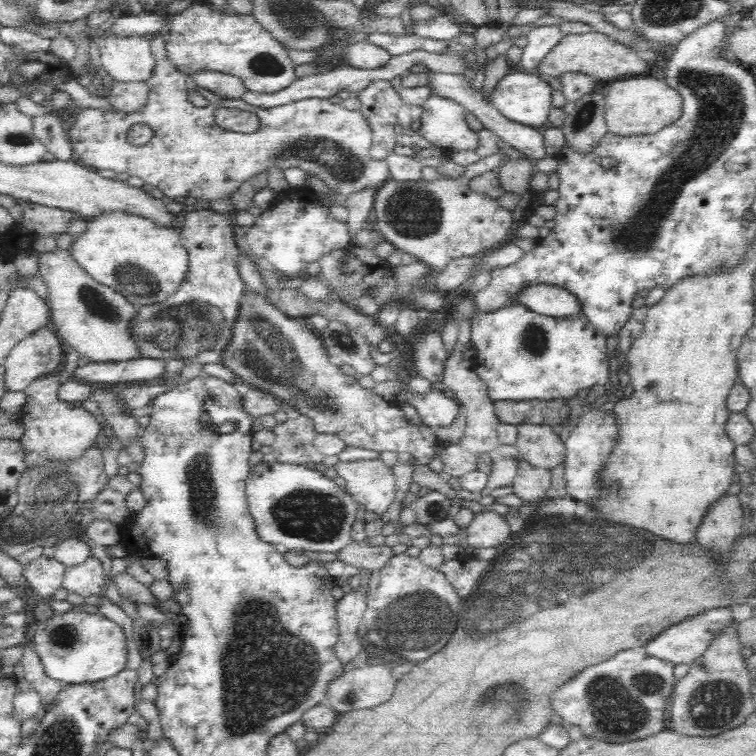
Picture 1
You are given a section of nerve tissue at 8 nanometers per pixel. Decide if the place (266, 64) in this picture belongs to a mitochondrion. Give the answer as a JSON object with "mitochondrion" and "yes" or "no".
{"mitochondrion":"yes"}

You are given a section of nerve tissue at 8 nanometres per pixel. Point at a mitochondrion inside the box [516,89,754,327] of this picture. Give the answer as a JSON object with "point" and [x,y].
{"point":[588,110]}

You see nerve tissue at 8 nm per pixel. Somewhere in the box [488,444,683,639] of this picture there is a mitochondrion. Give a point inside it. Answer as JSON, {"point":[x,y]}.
{"point":[605,505]}

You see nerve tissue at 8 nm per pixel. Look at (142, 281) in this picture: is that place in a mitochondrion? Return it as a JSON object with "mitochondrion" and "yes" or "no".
{"mitochondrion":"yes"}

